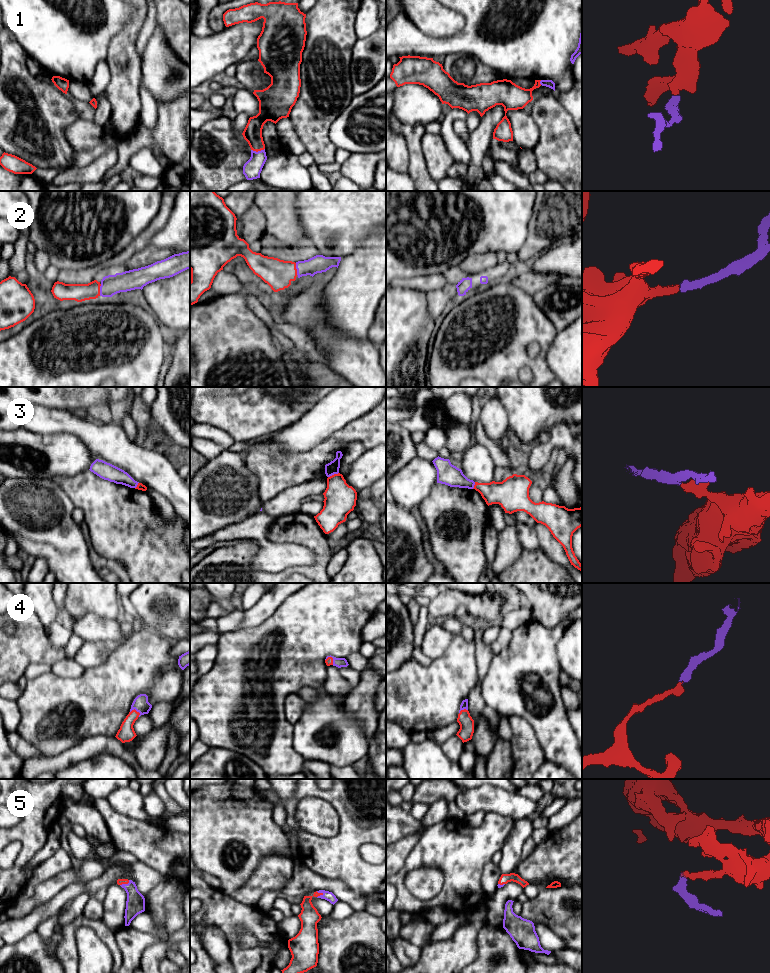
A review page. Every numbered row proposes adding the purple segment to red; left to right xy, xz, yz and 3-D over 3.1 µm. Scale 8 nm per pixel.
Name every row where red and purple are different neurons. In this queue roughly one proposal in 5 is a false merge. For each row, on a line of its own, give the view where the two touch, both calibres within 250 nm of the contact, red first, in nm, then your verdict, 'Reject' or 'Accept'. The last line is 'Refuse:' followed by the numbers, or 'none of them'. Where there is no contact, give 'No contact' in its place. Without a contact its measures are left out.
1: Touches red in xz. Thickness 150 nm (red) against 150 nm. Accept
2: Touches red in xy. Thickness 140 nm (red) against 160 nm. Accept
3: Touches red in xz. Thickness 260 nm (red) against 100 nm. Reject
4: Touches red in xy. Thickness 140 nm (red) against 120 nm. Accept
5: Touches red in xz. Thickness 160 nm (red) against 80 nm. Accept
Refuse: 3

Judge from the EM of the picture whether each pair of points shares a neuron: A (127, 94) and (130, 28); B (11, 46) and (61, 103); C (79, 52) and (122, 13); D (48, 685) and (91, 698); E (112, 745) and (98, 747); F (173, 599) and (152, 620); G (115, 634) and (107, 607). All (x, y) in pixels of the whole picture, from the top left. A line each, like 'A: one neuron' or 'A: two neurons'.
A: one neuron
B: one neuron
C: one neuron
D: one neuron
E: one neuron
F: one neuron
G: two neurons

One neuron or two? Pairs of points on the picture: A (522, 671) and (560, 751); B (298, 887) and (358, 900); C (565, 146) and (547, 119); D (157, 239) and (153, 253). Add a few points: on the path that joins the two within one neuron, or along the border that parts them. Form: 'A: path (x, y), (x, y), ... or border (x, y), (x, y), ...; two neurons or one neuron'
A: path (533, 691), (544, 708), (554, 731); one neuron
B: path (313, 884), (335, 886), (343, 893); one neuron
C: path (559, 139), (557, 129), (554, 126); one neuron
D: border (148, 244), (154, 247), (170, 249), (174, 253); two neurons

